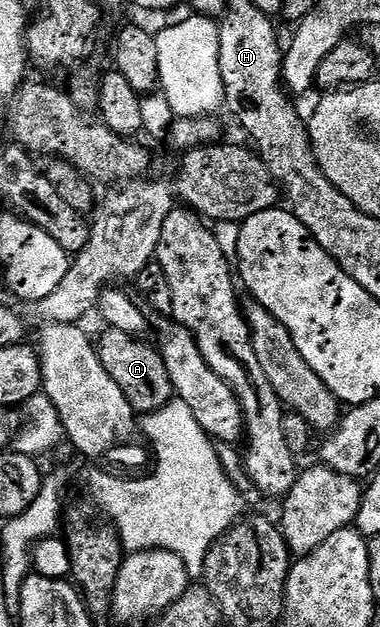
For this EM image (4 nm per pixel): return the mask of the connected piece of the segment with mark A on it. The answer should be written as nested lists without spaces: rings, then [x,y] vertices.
[[[110,327],[102,330],[99,341],[97,337],[97,360],[109,371],[110,384],[117,390],[118,396],[127,400],[128,406],[136,414],[146,415],[165,407],[175,397],[173,379],[165,367],[165,359],[159,354],[154,344],[146,345],[143,339],[117,331]]]

